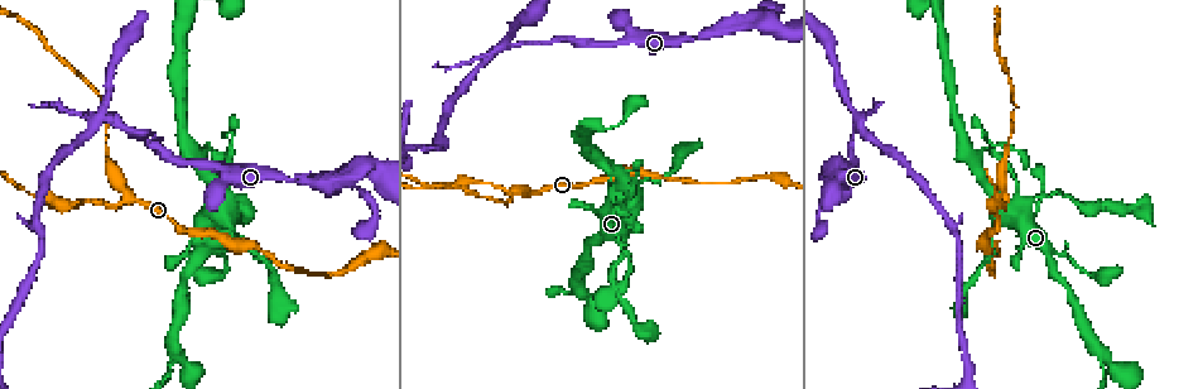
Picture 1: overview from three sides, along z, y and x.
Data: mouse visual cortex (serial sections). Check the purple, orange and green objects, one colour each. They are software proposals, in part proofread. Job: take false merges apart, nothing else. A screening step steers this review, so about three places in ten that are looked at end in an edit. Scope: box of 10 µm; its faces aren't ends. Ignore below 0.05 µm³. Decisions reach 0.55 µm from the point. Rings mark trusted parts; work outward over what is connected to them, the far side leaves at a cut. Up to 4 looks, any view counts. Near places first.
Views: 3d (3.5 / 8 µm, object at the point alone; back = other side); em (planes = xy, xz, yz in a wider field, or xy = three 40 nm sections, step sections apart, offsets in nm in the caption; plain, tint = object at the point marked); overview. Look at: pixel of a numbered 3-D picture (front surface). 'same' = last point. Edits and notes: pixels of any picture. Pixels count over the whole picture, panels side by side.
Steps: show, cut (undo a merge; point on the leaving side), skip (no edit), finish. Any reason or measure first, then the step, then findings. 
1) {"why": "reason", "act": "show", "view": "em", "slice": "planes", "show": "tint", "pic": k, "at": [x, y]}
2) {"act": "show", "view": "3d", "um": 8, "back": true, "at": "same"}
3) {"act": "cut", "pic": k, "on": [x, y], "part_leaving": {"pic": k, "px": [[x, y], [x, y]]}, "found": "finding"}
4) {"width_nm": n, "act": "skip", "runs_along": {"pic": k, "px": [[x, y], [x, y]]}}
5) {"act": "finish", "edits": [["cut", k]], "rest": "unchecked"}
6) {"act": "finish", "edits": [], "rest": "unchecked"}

{"why": "sharp bend", "act": "show", "view": "3d", "um": 3.5, "pic": 1, "at": [348, 179]}

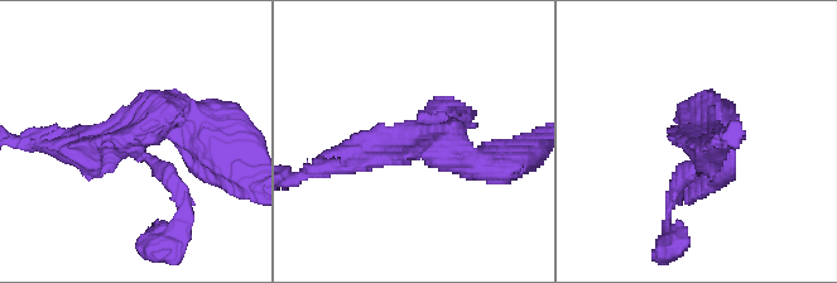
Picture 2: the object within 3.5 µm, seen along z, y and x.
{"why": "shape alone is not enough", "act": "show", "view": "em", "slice": "xy", "step": 1, "show": "tint", "pic": 2, "at": [411, 145]}

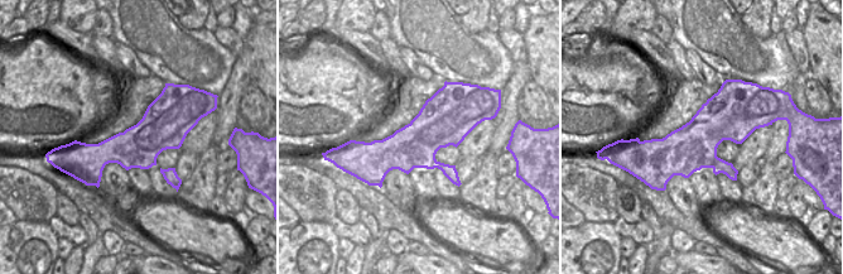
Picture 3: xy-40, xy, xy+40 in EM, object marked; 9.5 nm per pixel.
{"arm_widths_nm": [200, 350, 350], "act": "cut", "pic": 2, "on": [167, 182], "part_leaving": {"pic": 2, "px": [[144, 156], [183, 191], [160, 245]]}, "found": "a second cell is stuck on"}

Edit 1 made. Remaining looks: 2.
{"why": "abrupt turn", "act": "show", "view": "3d", "um": 8, "pic": 1, "at": [507, 45]}

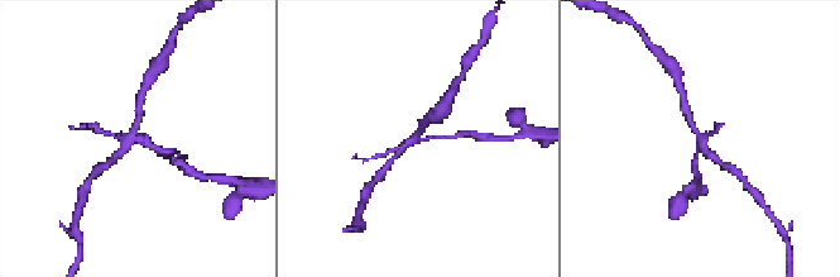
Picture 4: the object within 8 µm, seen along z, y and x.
{"act": "show", "view": "em", "slice": "planes", "show": "tint", "at": "same"}

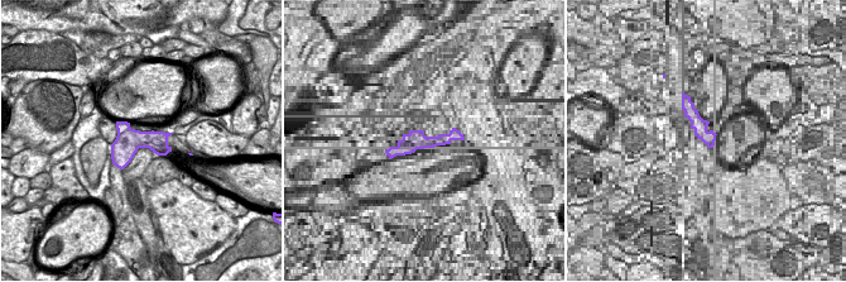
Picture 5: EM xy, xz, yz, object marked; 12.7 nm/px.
{"act": "cut", "pic": 4, "on": [689, 115], "part_leaving": {"pic": 4, "px": [[701, 139], [708, 153], [732, 168]]}, "found": "a second cell is stuck on"}

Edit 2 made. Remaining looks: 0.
{"act": "finish", "edits": [["cut", 2], ["cut", 4]], "rest": "unchecked"}

